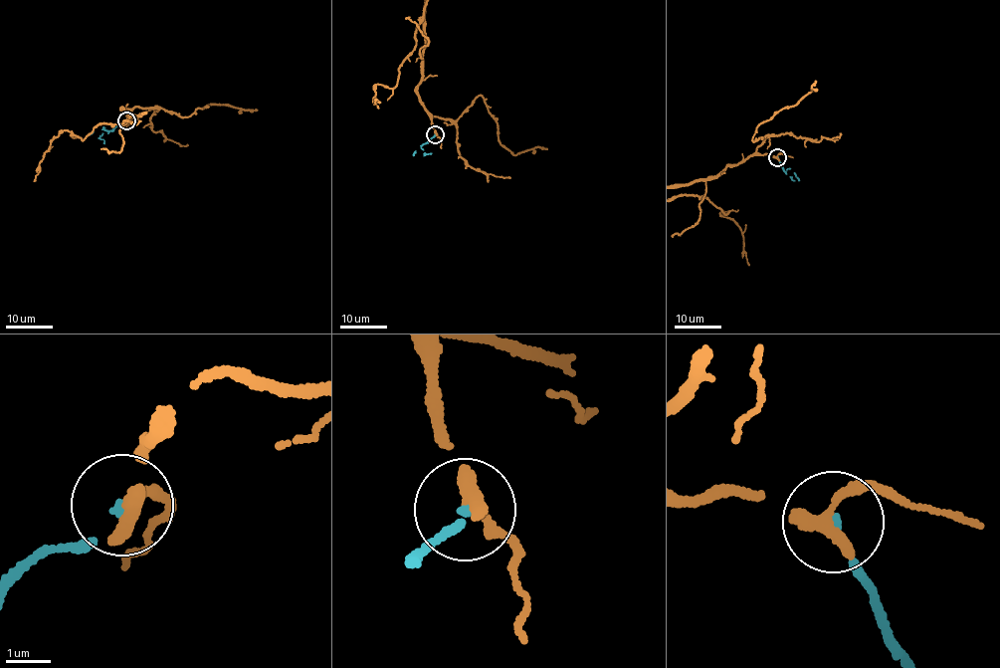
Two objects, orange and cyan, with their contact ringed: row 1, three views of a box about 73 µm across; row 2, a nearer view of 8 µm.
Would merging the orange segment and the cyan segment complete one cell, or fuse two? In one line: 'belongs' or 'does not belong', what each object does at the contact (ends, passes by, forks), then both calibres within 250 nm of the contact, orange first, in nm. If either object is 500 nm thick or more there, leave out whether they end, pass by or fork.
does not belong; orange ends there; cyan ends there; 440 nm thick on the orange side, 140 nm on the other

